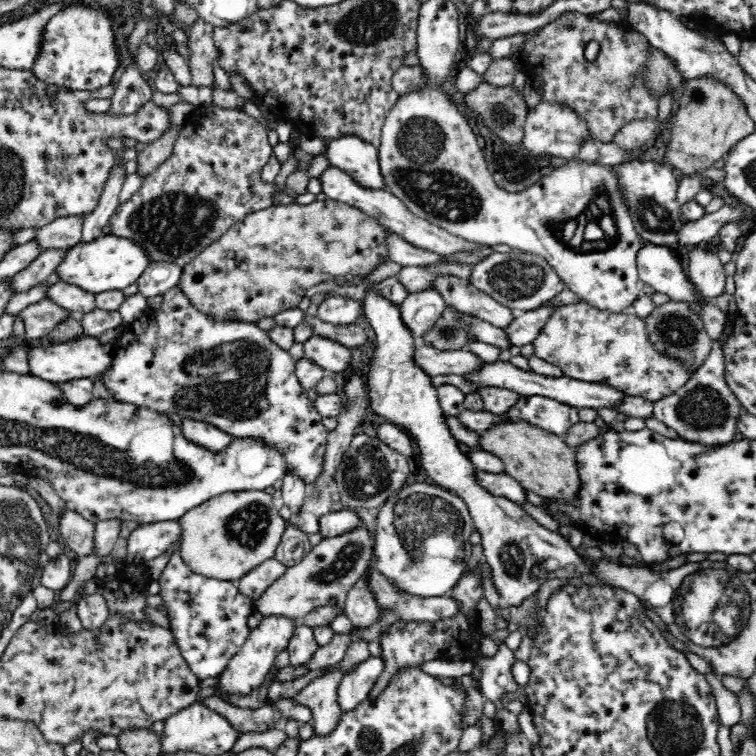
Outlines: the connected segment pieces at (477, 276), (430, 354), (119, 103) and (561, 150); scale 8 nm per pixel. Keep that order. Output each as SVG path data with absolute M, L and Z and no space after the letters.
M516 249L508 254L490 253L490 256L484 257L473 265L470 278L470 282L476 288L512 310L520 308L520 310L529 311L540 308L566 288L565 282L546 262L546 259Z
M423 342L416 344L414 361L431 377L440 374L458 374L464 377L485 364L480 357L466 349L436 350Z
M137 63L129 65L117 83L111 96L111 106L107 112L121 116L135 114L146 102L152 101L152 93L152 89L144 81Z
M542 102L536 107L529 108L525 122L524 138L522 138L521 143L532 154L550 154L550 156L554 154L554 156L560 156L560 160L564 161L578 156L578 152L582 148L582 142L590 138L588 125L580 114L564 104Z

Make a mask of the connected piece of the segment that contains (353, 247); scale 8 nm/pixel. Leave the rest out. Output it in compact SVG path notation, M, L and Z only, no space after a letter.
M316 199L304 205L296 202L274 204L246 215L223 232L214 244L206 246L183 266L178 286L200 312L214 320L257 323L261 318L296 308L310 286L346 274L366 277L378 265L389 260L388 243L385 241L389 232L389 228L376 218L334 199Z

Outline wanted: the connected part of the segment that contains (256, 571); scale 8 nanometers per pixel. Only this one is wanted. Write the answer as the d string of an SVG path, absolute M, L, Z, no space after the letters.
M275 557L269 558L237 581L238 591L252 600L258 599L264 594L264 590L268 590L274 582L282 578L286 569Z

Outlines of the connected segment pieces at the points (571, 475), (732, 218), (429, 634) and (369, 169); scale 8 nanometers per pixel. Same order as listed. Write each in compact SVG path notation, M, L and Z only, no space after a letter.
M508 420L496 424L490 430L482 430L479 445L502 460L505 474L514 478L525 491L555 502L572 502L581 488L580 474L575 449L566 445L563 437L551 434L542 428L532 426L523 420Z
M725 204L718 211L713 213L706 213L702 218L699 218L695 221L686 221L679 230L678 233L678 245L684 249L689 247L699 246L701 242L705 244L712 239L713 236L719 233L720 228L724 224L733 222L736 223L739 221L739 218L744 218L744 212L740 208L734 208L731 205Z
M478 553L476 554L476 558L471 563L472 568L461 576L461 580L459 584L450 592L451 598L456 599L458 603L460 603L460 610L458 610L458 614L456 616L452 616L452 618L442 618L442 620L438 620L438 622L429 622L428 620L422 621L404 621L398 620L398 622L394 622L392 624L392 630L388 632L388 634L384 634L384 636L380 636L380 644L382 648L381 656L383 660L383 670L380 673L380 676L376 679L376 682L373 684L371 691L367 694L367 700L376 700L376 696L384 690L384 687L389 683L389 680L396 674L398 669L402 669L404 667L408 668L418 668L423 662L429 660L446 660L446 659L468 659L471 662L476 662L482 653L480 652L480 639L482 636L478 635L480 631L476 627L476 621L474 620L474 616L476 614L476 605L478 601L484 596L484 590L482 588L482 579L483 575L490 576L491 580L491 570L489 569L488 563L485 562L483 557L478 557Z
M341 136L327 140L325 154L329 166L349 174L360 186L384 190L384 175L380 171L378 149L357 136Z

